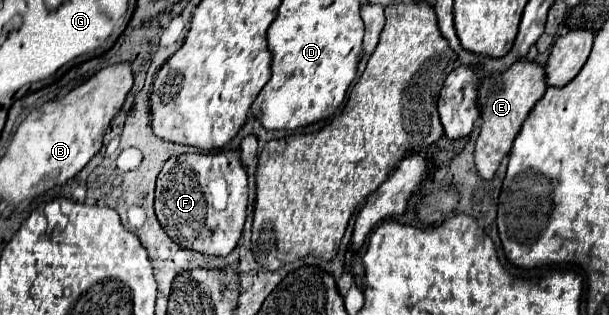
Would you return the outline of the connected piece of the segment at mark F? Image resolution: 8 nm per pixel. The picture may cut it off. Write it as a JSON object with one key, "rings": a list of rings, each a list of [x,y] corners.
{"rings":[[[221,151],[221,153],[183,153],[171,157],[157,177],[155,191],[155,213],[167,235],[181,247],[195,249],[207,255],[227,255],[237,247],[241,231],[245,225],[247,211],[247,171],[241,163],[241,151]]]}

